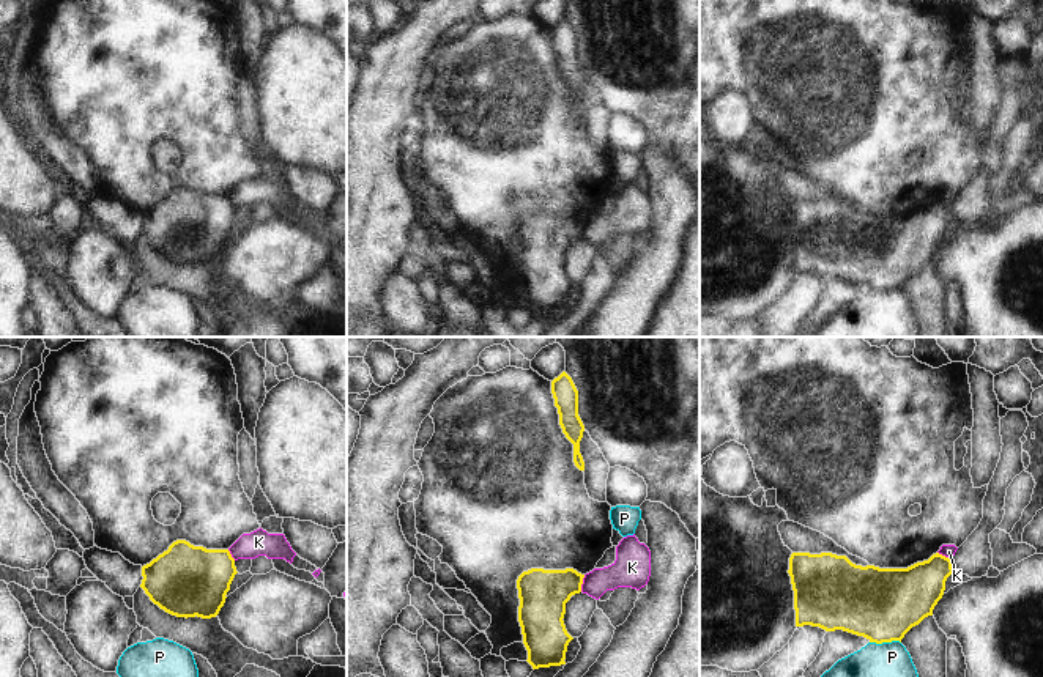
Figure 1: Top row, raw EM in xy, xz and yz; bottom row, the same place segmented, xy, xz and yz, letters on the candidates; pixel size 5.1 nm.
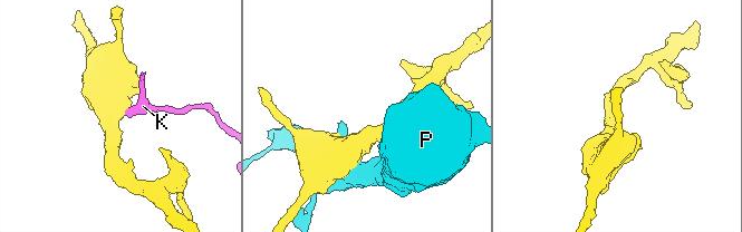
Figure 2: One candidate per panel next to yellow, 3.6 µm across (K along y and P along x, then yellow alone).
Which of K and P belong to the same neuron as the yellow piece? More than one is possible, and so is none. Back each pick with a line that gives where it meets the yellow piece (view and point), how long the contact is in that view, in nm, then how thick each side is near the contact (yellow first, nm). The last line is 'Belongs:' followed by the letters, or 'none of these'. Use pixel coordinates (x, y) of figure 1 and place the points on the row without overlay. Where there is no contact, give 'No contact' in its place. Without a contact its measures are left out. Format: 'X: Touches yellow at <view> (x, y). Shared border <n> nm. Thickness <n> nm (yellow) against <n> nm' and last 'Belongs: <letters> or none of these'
Belongs: none of these

